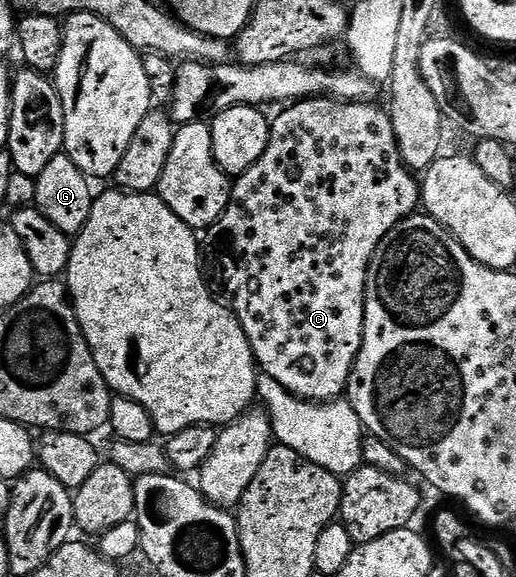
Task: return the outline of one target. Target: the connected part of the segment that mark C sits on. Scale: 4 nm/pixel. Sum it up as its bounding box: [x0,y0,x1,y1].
[204,98,420,402]

